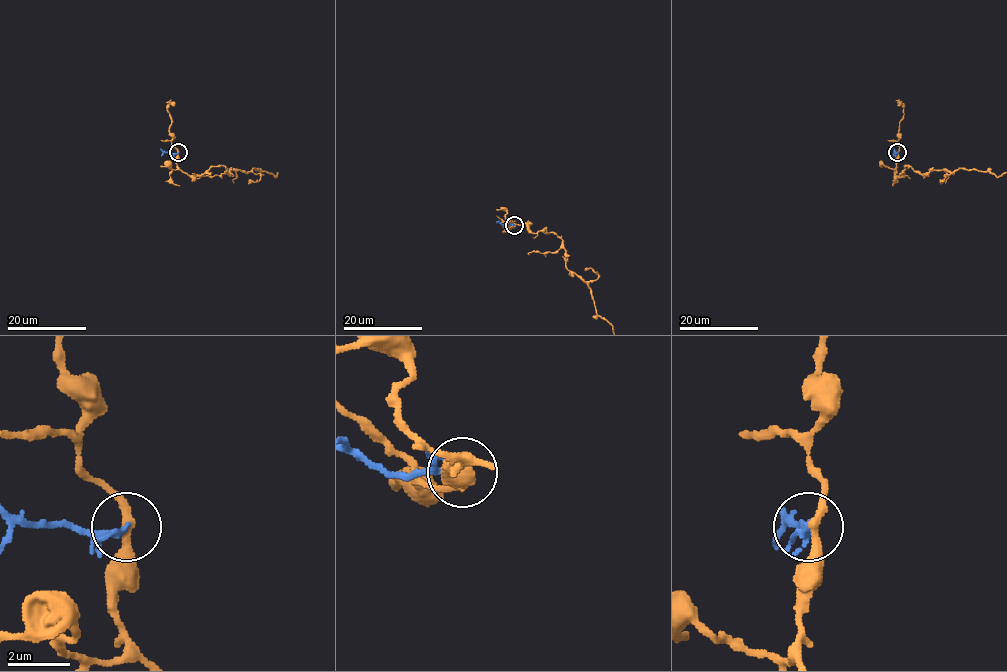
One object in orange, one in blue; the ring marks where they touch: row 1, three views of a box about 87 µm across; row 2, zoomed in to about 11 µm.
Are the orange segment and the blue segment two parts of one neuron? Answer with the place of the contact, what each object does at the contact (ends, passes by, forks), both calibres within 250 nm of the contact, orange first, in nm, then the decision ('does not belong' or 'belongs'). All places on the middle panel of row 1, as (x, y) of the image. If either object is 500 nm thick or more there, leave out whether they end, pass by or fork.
place (514, 225); orange passes by; blue passes by; calibres 280 and 160 nm; does not belong

